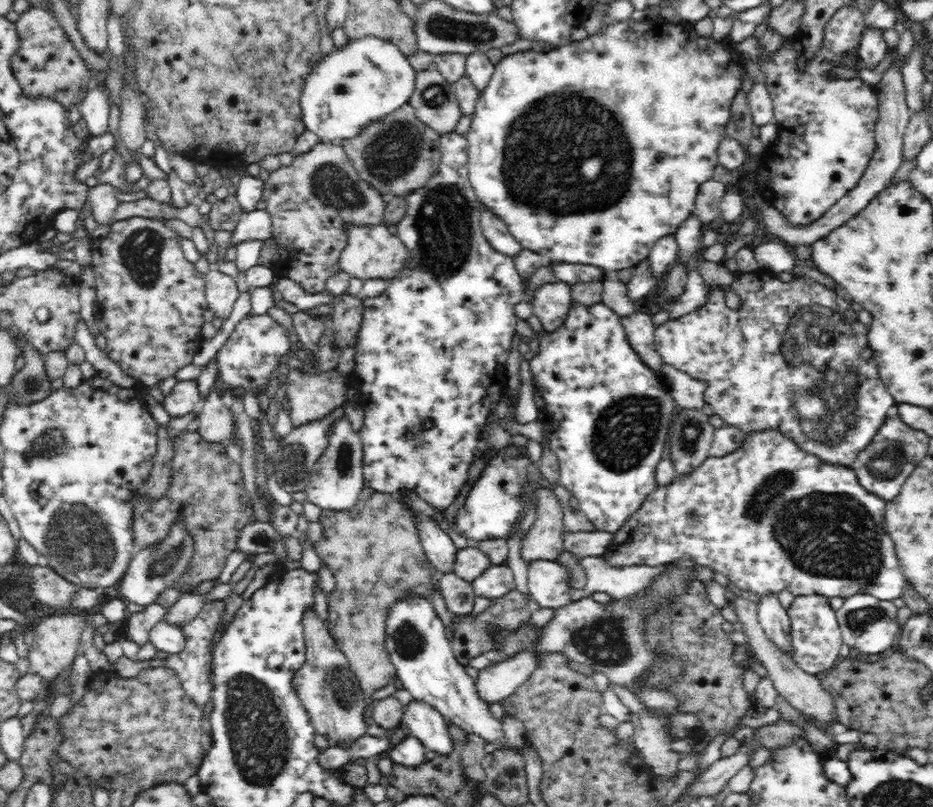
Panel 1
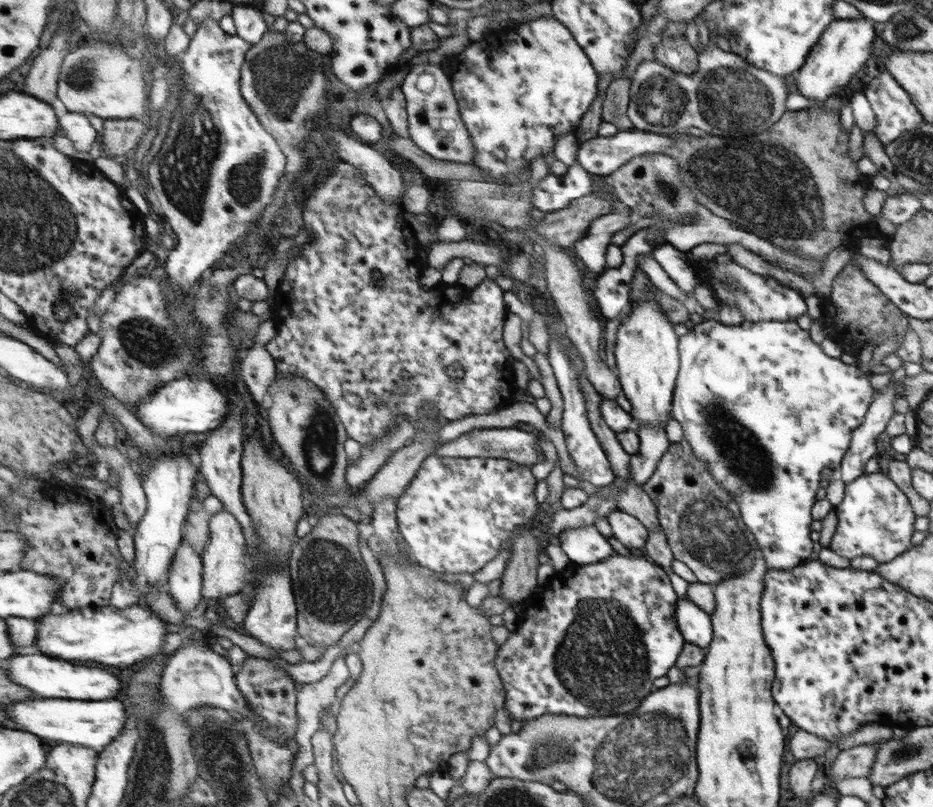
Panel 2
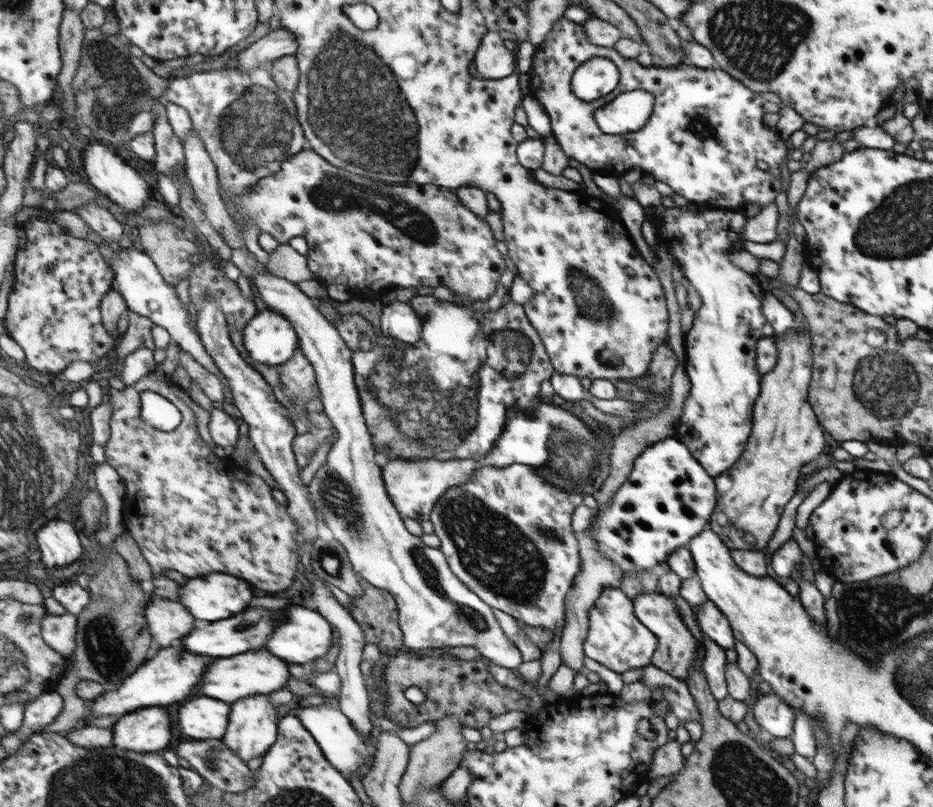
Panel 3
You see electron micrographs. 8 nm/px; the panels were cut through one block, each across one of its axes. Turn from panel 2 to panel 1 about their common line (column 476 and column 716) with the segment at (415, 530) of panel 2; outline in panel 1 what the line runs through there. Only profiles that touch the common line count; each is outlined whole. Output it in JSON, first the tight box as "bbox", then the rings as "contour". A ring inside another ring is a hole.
{"bbox":[602,432,907,600],"contour":[[[762,432],[745,433],[745,440],[734,452],[723,457],[708,457],[700,466],[694,468],[692,474],[684,474],[664,487],[658,487],[646,497],[642,506],[626,518],[614,532],[602,558],[606,559],[614,567],[623,566],[660,566],[668,564],[680,557],[686,560],[696,561],[697,565],[706,566],[714,572],[721,572],[728,576],[730,584],[736,584],[737,588],[756,592],[760,596],[768,593],[781,593],[790,591],[795,597],[804,595],[820,595],[823,597],[840,596],[840,598],[850,598],[852,594],[865,591],[872,594],[874,598],[881,600],[896,600],[903,596],[904,586],[907,580],[902,574],[900,563],[897,557],[894,541],[885,530],[886,503],[864,489],[858,482],[858,475],[852,467],[834,465],[821,461],[816,455],[802,451],[798,445],[794,444],[790,438],[782,432]]]}

